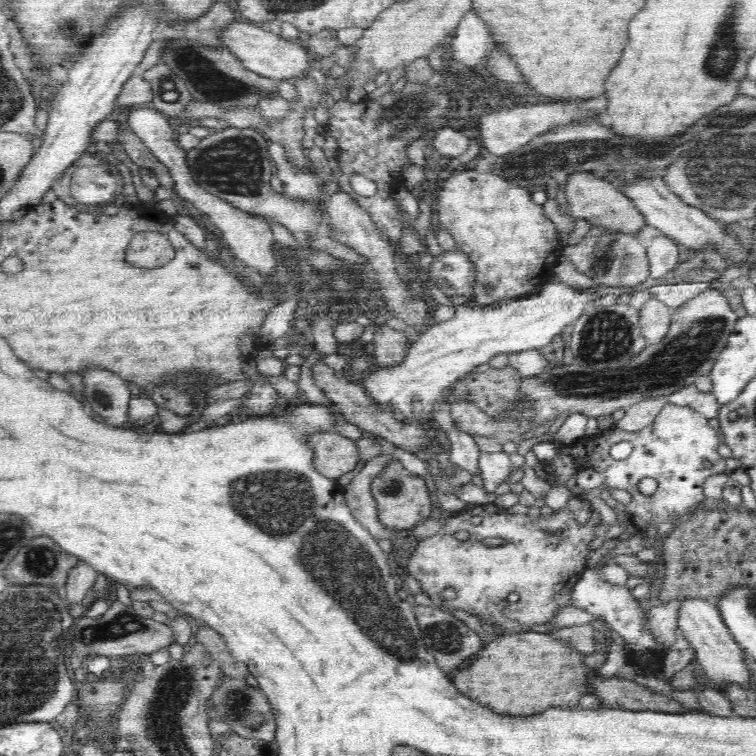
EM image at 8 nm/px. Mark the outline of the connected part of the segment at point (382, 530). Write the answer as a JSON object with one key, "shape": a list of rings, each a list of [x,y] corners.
{"shape":[[[380,454],[366,461],[360,472],[348,483],[344,490],[346,504],[354,518],[376,539],[392,540],[396,530],[386,528],[378,518],[371,486],[374,478],[388,466],[392,455]]]}

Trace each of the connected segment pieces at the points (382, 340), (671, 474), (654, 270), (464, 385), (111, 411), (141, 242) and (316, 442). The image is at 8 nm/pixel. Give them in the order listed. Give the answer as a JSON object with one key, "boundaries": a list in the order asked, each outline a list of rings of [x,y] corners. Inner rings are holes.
{"boundaries":[[[[380,327],[373,336],[374,354],[372,355],[378,367],[389,367],[402,362],[407,355],[409,343],[407,333],[396,331],[391,327]]],[[[668,402],[662,407],[658,416],[638,432],[626,432],[617,427],[603,432],[597,429],[593,433],[584,434],[573,444],[558,445],[558,456],[552,460],[541,462],[544,466],[552,467],[551,473],[548,473],[544,478],[551,485],[563,484],[570,491],[572,497],[583,498],[584,492],[592,490],[592,488],[602,488],[603,491],[600,494],[602,500],[605,500],[615,512],[625,514],[626,518],[638,517],[642,519],[646,529],[651,523],[659,526],[658,524],[671,517],[678,522],[682,516],[691,513],[702,505],[702,501],[705,499],[702,485],[708,476],[730,473],[726,469],[726,458],[722,457],[716,450],[720,446],[720,432],[717,427],[712,427],[709,421],[703,414],[690,406],[676,406],[676,404]],[[618,442],[631,442],[633,444],[633,449],[626,459],[616,460],[610,456],[610,448]],[[647,476],[655,478],[658,483],[656,491],[649,496],[642,495],[637,487],[638,482]],[[614,488],[627,490],[631,494],[630,502],[624,505],[616,501],[610,493],[610,490],[614,490]]],[[[666,235],[656,236],[646,245],[650,263],[650,282],[655,283],[660,277],[668,277],[676,269],[678,262],[677,243],[669,240]]],[[[507,364],[500,368],[490,367],[482,374],[470,371],[453,383],[448,395],[450,399],[463,398],[492,417],[514,409],[521,385],[520,372]]],[[[90,370],[82,374],[84,396],[96,414],[110,426],[122,426],[130,421],[128,406],[132,394],[128,382],[117,374],[104,370]]],[[[139,232],[125,248],[126,262],[134,268],[156,268],[174,258],[175,250],[168,237],[157,232]]],[[[314,432],[306,436],[306,445],[312,447],[314,466],[324,477],[338,479],[360,462],[356,442],[337,432]]]]}

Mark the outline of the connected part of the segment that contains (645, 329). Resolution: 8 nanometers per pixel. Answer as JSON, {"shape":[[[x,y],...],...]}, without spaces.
{"shape":[[[650,299],[639,310],[639,325],[647,344],[663,340],[671,324],[672,310],[663,302]]]}

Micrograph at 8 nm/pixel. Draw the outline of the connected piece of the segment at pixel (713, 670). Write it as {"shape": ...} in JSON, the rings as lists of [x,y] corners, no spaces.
{"shape":[[[687,599],[682,602],[678,612],[677,626],[684,638],[696,650],[696,663],[700,664],[706,676],[715,683],[739,684],[748,686],[750,669],[744,663],[745,650],[736,643],[716,603],[702,599]]]}

